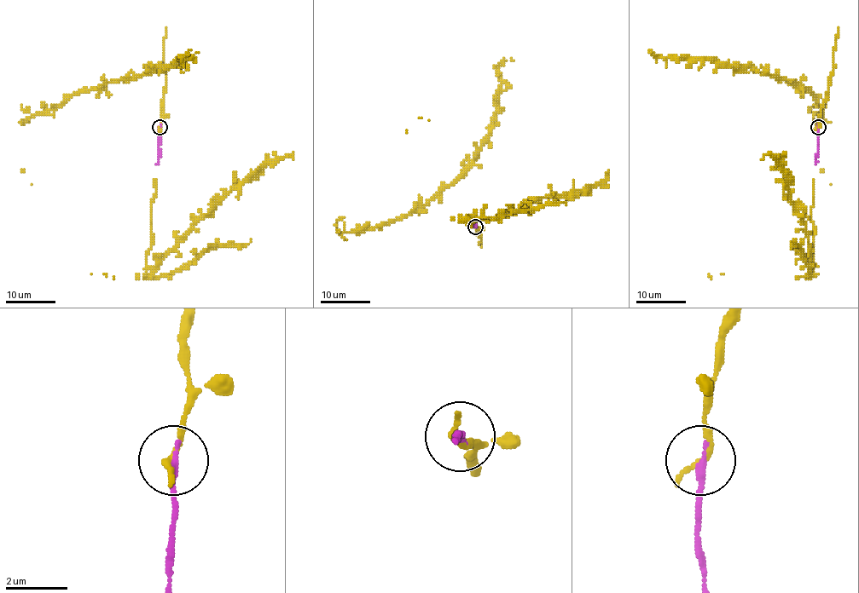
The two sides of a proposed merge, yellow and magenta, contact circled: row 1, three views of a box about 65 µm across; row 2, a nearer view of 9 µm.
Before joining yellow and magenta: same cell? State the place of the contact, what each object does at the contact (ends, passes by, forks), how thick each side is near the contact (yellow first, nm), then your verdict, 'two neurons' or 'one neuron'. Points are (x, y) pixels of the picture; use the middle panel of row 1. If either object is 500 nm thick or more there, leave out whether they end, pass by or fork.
place (475, 227); yellow ends; magenta ends; calibres 220 and 260 nm; one neuron

